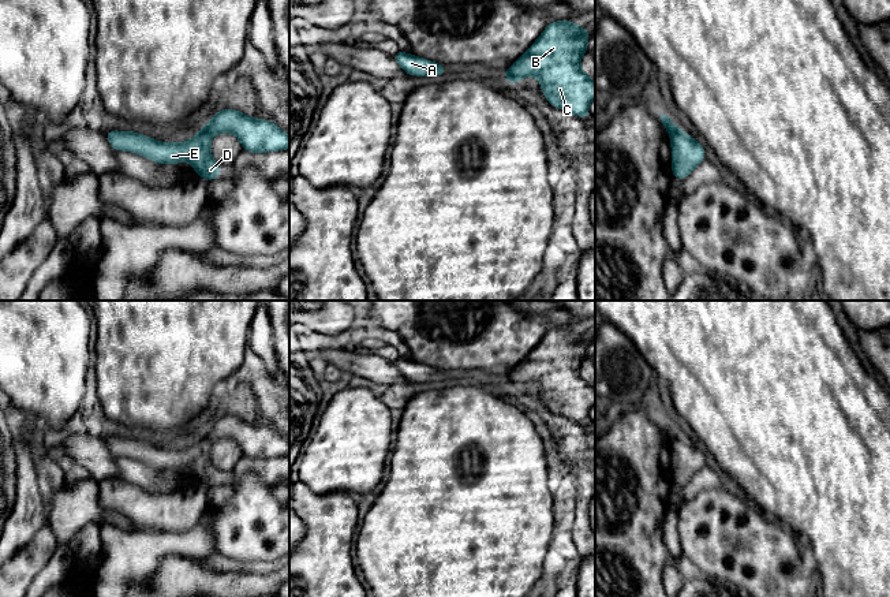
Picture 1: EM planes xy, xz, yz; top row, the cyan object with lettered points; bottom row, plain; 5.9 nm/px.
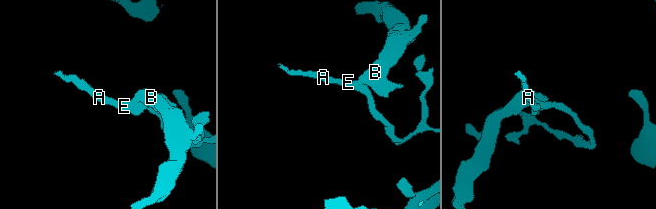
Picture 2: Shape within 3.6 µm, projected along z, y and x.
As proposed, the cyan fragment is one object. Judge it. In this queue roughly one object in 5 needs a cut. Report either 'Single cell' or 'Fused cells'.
Fused cells

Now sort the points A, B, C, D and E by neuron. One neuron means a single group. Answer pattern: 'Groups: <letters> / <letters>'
Groups: A D E / B C

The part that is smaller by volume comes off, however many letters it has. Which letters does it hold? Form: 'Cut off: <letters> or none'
Cut off: B, C

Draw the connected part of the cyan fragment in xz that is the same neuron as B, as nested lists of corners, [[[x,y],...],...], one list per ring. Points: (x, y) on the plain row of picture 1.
[[[572,325],[547,329],[506,380],[516,388],[536,383],[551,413],[584,426],[591,421],[588,411],[595,404],[595,388],[580,374],[588,343],[590,335],[575,331]]]

